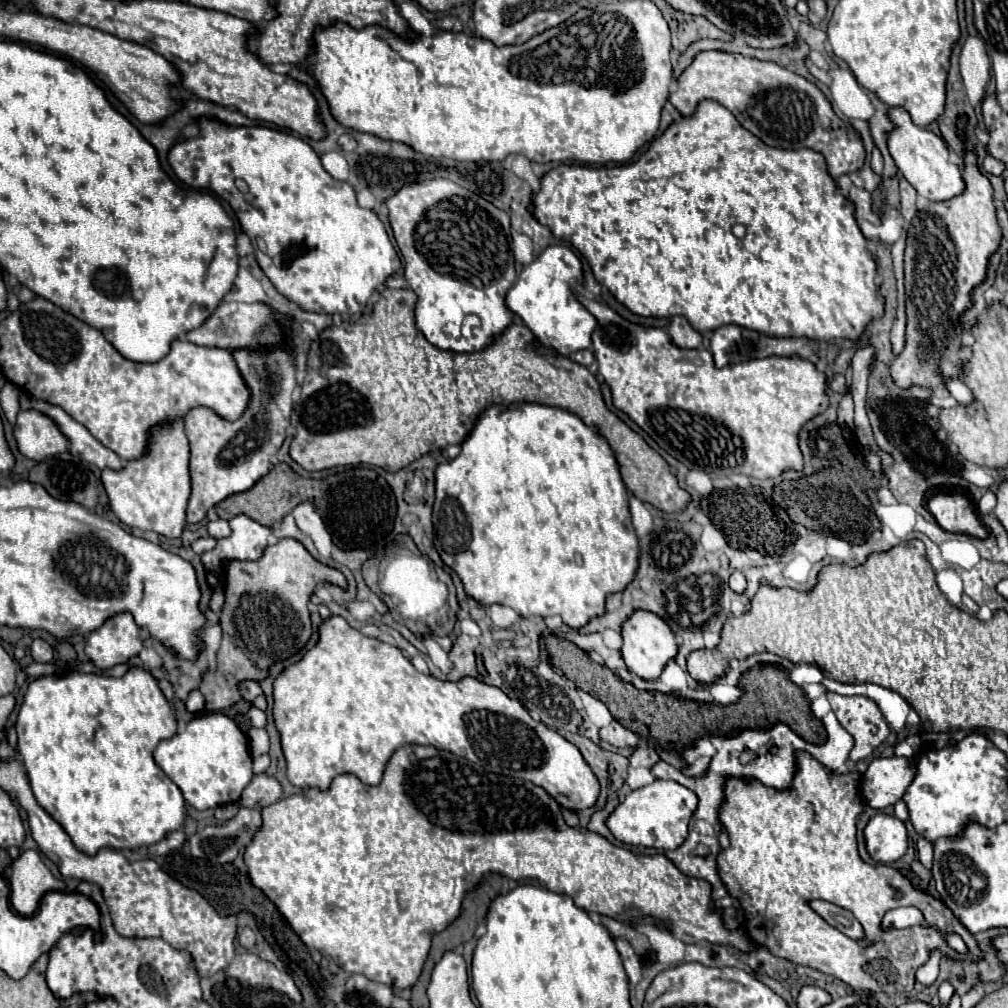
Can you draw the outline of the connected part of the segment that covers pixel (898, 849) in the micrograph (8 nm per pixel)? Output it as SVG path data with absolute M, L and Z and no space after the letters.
M878 813L864 829L866 849L876 863L898 861L908 851L906 825L894 817Z

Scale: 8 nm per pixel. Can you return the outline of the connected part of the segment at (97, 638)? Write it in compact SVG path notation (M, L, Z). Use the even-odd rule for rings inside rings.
M118 613L86 639L86 655L98 669L110 669L126 663L142 649L140 627L130 613Z

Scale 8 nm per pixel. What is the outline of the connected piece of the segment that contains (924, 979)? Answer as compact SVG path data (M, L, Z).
M928 959L928 963L916 971L916 981L922 983L924 987L932 985L938 977L938 963L940 963L940 959Z

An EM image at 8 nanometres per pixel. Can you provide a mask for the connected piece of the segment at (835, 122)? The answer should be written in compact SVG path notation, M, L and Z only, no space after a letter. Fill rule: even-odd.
M702 51L694 57L692 65L678 79L670 103L684 115L692 115L696 105L704 99L724 105L750 133L758 135L770 147L782 149L814 149L826 157L828 173L838 179L840 175L856 173L862 169L866 149L860 133L846 121L838 119L824 93L808 79L776 65L744 55ZM794 107L794 119L792 119Z

